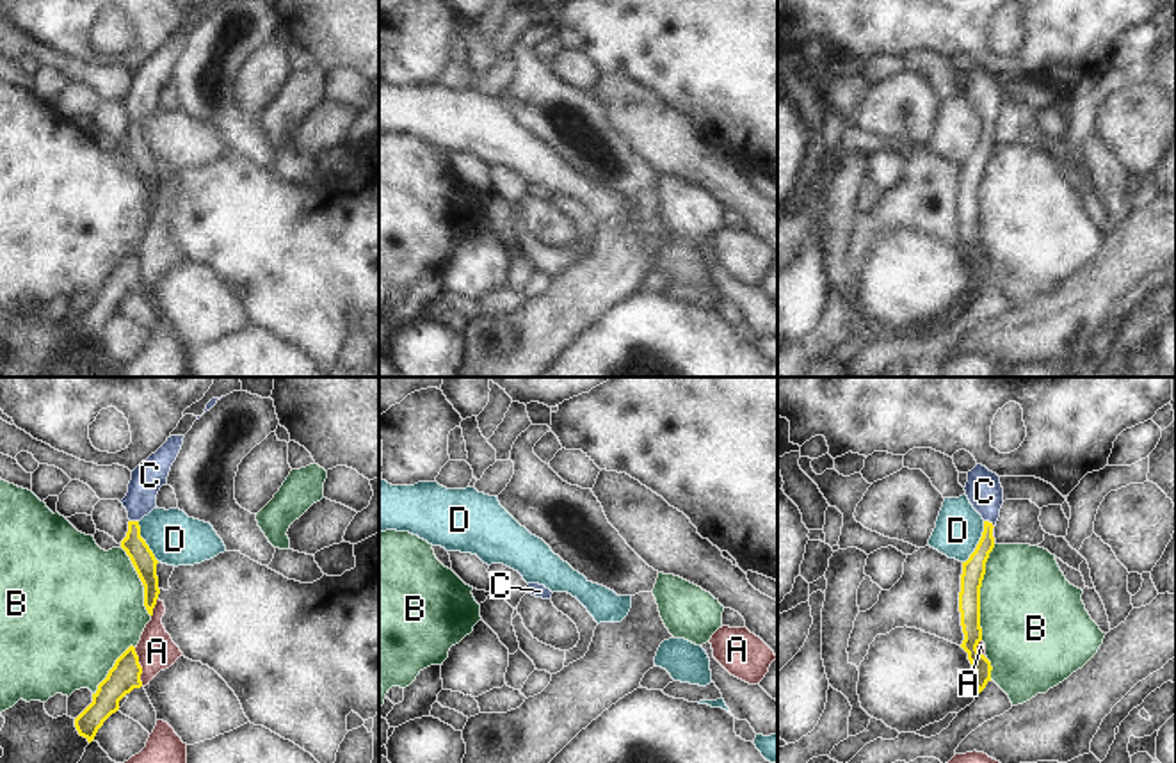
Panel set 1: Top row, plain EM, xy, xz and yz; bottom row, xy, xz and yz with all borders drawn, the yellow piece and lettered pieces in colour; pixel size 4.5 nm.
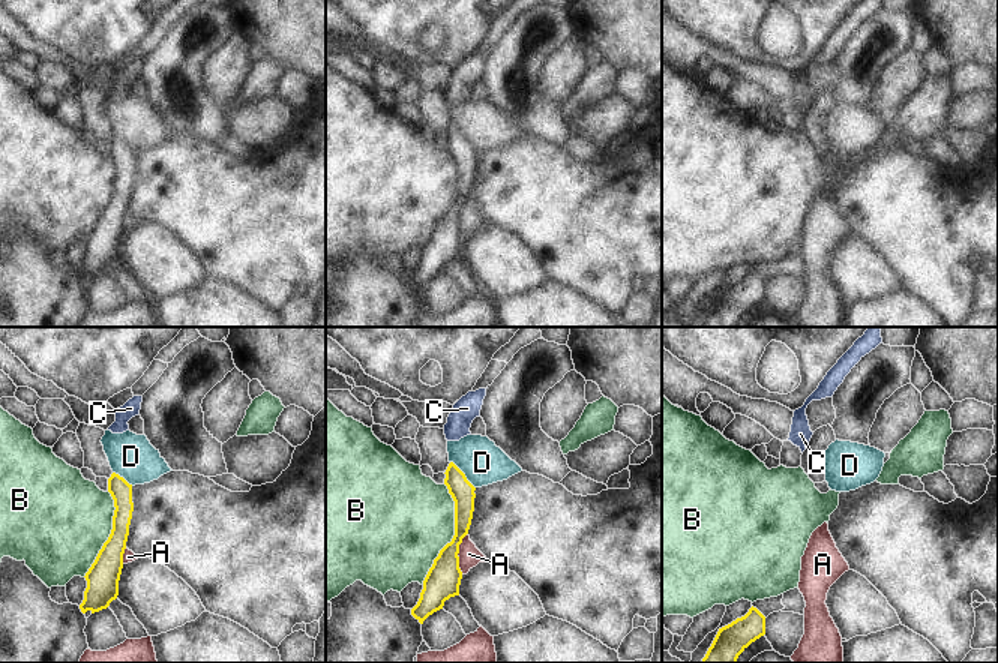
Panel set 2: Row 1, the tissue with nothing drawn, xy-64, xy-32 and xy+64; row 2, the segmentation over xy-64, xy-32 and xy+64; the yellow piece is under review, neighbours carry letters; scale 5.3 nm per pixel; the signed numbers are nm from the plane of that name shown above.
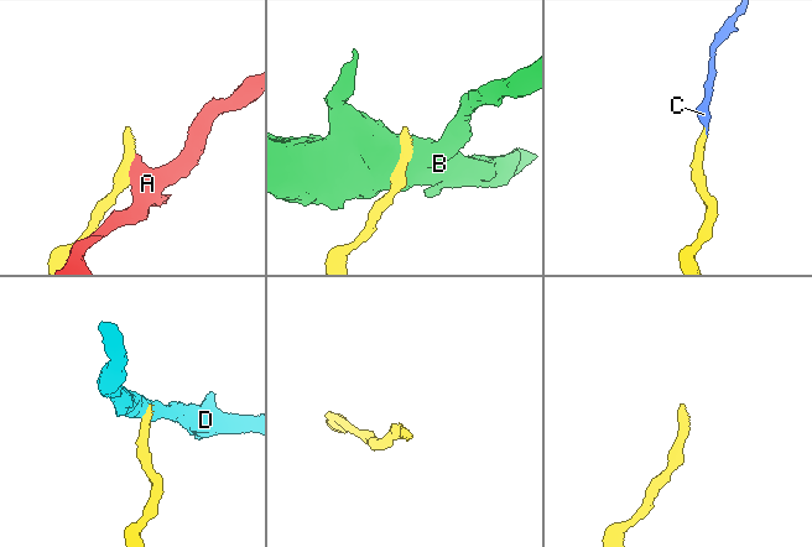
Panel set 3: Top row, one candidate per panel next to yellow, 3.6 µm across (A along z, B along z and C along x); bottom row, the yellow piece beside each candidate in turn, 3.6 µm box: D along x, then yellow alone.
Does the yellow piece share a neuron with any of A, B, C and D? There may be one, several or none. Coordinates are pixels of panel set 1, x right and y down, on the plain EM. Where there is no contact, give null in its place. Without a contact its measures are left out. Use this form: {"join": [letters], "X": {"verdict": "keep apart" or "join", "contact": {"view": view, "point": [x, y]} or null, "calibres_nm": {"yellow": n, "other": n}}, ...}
{"join": ["C"], "A": {"verdict": "keep apart", "contact": {"view": "xy", "point": [141, 269]}, "calibres_nm": {"yellow": 140, "other": 170}}, "B": {"verdict": "keep apart", "contact": {"view": "yz", "point": [979, 194]}, "calibres_nm": {"yellow": 110, "other": 440}}, "C": {"verdict": "join", "contact": {"view": "yz", "point": [991, 132]}, "calibres_nm": {"yellow": 110, "other": 160}}, "D": {"verdict": "keep apart", "contact": {"view": "yz", "point": [979, 144]}, "calibres_nm": {"yellow": 110, "other": 220}}}

